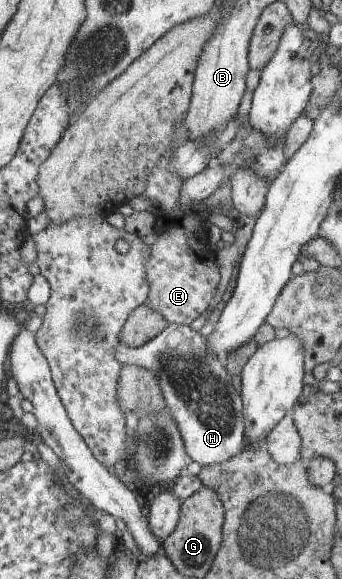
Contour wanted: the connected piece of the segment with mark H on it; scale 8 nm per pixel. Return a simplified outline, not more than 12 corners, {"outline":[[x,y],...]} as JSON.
{"outline":[[168,324],[123,365],[153,372],[190,458],[246,448],[232,372],[188,325]]}

